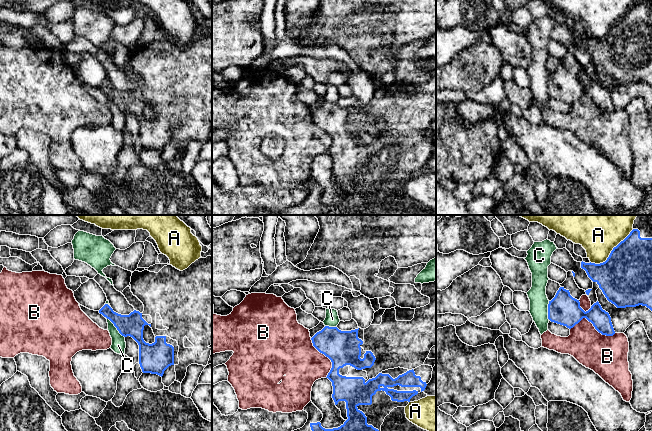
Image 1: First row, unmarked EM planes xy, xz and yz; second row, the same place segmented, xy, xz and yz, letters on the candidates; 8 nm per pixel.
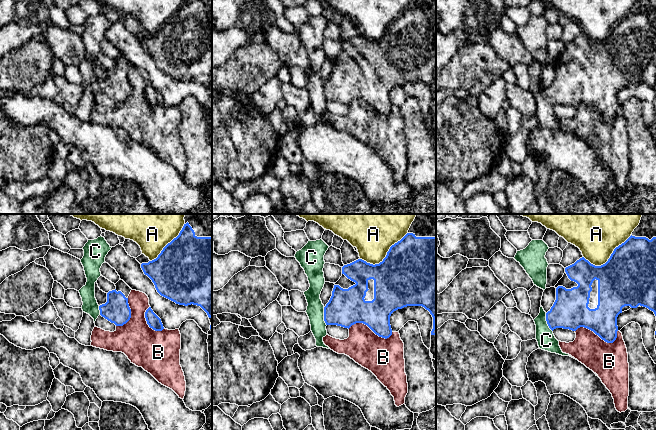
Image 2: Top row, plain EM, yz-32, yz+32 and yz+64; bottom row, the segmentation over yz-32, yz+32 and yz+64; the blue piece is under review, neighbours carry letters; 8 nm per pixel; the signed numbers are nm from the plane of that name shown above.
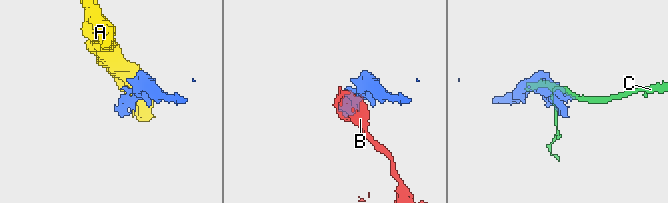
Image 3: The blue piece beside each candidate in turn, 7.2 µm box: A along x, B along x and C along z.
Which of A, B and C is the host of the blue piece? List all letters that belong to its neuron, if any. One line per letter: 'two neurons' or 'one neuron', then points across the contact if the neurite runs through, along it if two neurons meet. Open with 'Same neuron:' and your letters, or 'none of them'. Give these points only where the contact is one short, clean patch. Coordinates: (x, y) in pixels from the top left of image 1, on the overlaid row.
Same neuron: none of them
A: two neurons
B: two neurons
C: two neurons

